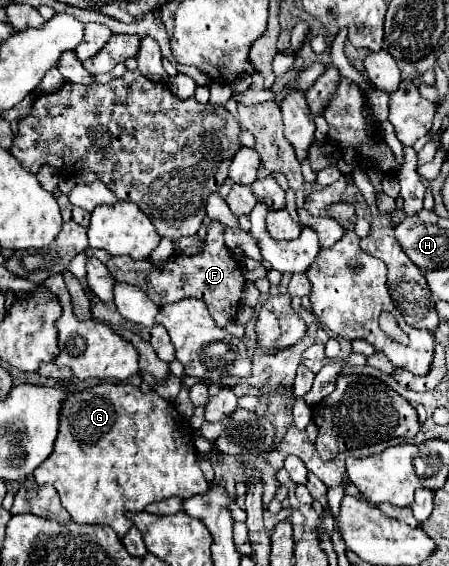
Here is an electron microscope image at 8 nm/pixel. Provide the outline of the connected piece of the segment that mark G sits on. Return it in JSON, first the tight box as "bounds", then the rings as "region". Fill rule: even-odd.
{"bounds":[33,383,209,537],"region":[[[101,383],[73,393],[67,399],[61,409],[61,427],[55,449],[51,457],[39,465],[39,471],[35,471],[33,477],[37,485],[49,483],[57,489],[61,505],[69,511],[71,519],[77,523],[107,525],[119,537],[127,535],[133,525],[133,521],[127,517],[129,513],[139,513],[153,501],[163,501],[169,497],[189,499],[209,491],[209,483],[199,469],[193,433],[173,403],[159,397],[155,391],[141,393],[135,385],[117,383]]]}

